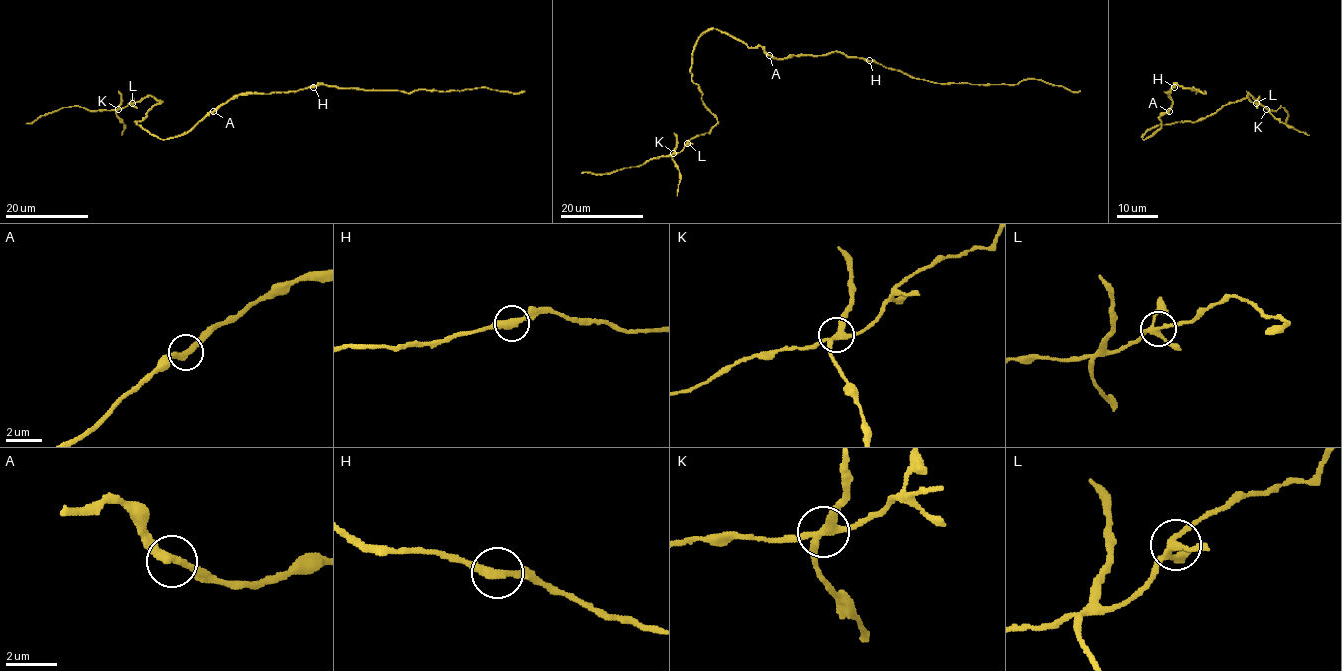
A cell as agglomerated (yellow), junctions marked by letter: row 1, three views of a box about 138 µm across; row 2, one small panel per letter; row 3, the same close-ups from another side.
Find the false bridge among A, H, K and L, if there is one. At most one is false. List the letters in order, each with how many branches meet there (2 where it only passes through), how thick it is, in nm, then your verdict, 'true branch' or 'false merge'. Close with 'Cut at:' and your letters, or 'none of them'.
A: 2 branches meet; 320 nm thick; true branch
H: 2 branches meet; 340 nm thick; true branch
K: 4 branches meet; 300 nm thick; false merge
L: 4 branches meet; 240 nm thick; true branch
Cut at: K

